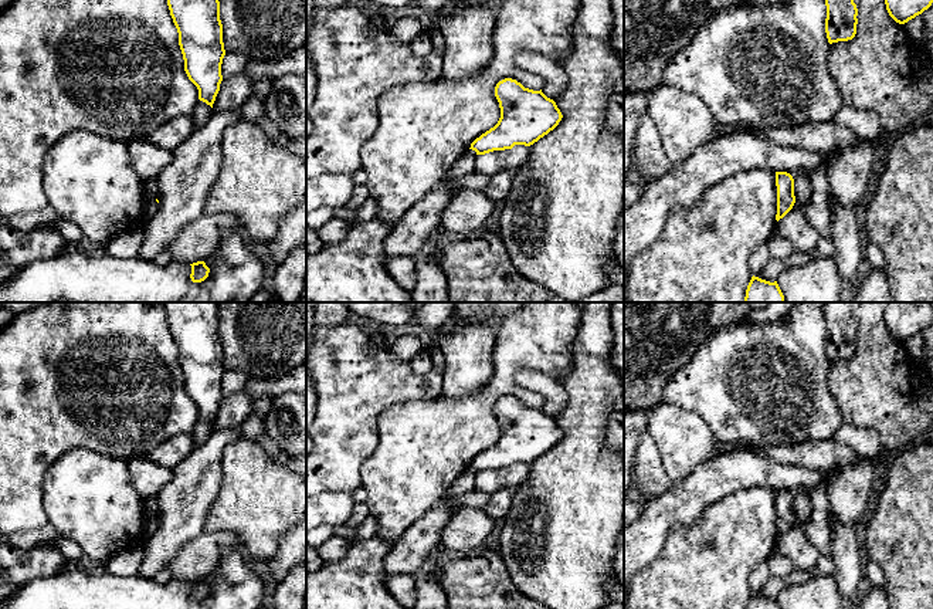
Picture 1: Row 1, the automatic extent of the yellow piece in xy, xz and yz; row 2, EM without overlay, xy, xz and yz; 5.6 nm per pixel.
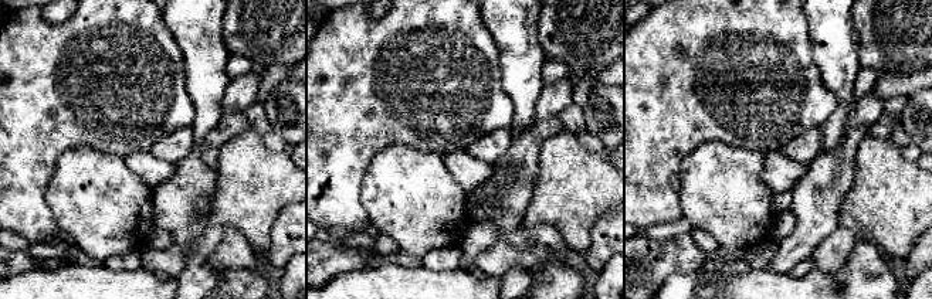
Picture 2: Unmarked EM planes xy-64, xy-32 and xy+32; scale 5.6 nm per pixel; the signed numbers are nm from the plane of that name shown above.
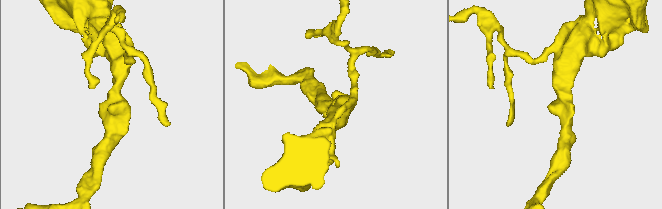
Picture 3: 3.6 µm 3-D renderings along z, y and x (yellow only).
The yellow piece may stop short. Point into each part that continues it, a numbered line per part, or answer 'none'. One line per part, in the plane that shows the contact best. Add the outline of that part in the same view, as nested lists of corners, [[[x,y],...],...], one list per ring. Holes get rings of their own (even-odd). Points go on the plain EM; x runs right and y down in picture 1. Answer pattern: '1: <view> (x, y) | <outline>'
none

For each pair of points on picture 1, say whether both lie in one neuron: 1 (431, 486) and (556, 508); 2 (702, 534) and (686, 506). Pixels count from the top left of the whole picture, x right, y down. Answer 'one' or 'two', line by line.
1: two
2: two

